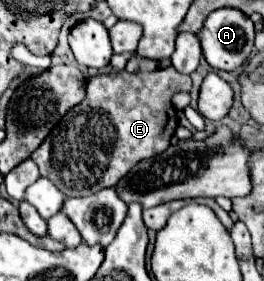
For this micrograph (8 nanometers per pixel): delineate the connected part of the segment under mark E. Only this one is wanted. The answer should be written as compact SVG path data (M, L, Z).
M172 66L156 68L154 72L144 72L144 74L128 74L126 70L98 74L88 80L88 96L86 96L88 112L84 110L84 104L68 110L30 158L38 164L40 176L56 184L64 196L90 196L94 192L110 188L140 160L162 154L170 146L170 138L178 126L178 116L172 104L172 96L178 90L190 92L190 88L192 88L190 76L180 74Z

